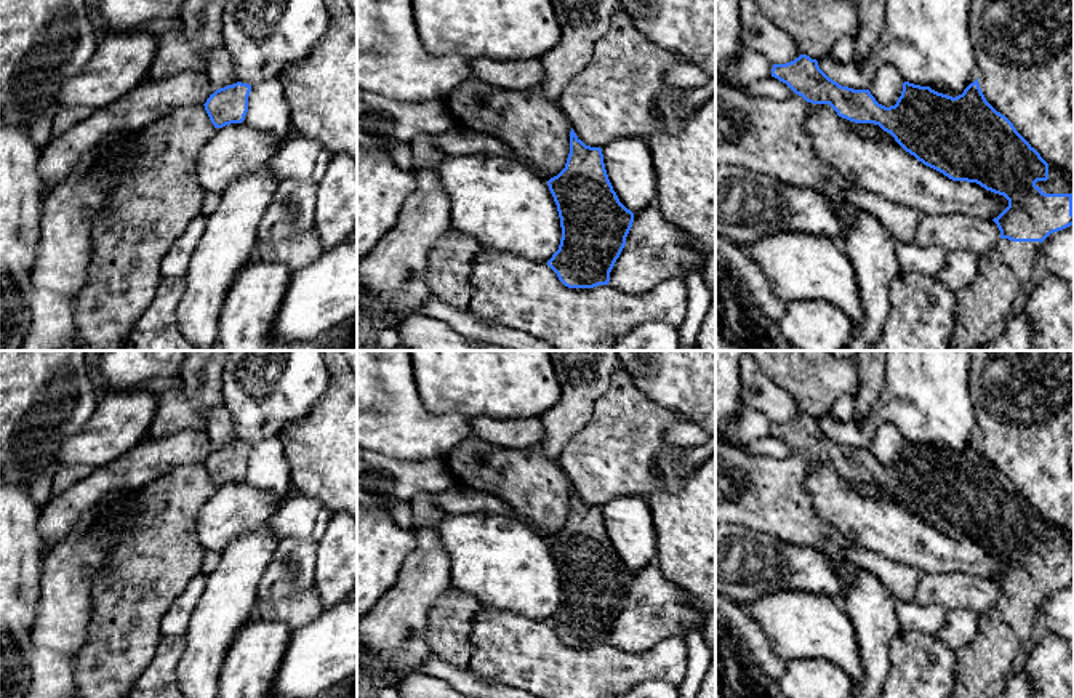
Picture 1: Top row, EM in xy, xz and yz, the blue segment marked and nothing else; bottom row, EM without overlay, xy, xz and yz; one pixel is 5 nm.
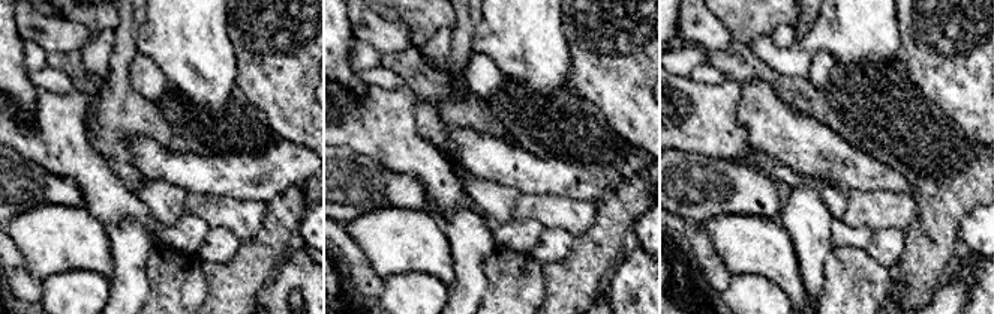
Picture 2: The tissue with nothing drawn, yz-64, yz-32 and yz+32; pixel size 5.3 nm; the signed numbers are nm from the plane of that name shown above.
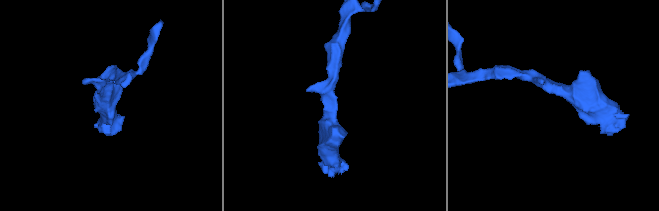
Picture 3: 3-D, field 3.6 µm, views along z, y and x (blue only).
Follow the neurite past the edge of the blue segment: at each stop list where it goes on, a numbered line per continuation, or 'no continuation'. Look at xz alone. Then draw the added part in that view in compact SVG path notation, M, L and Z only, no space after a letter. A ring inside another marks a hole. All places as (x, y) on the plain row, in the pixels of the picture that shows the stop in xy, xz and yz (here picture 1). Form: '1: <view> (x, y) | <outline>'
no continuation

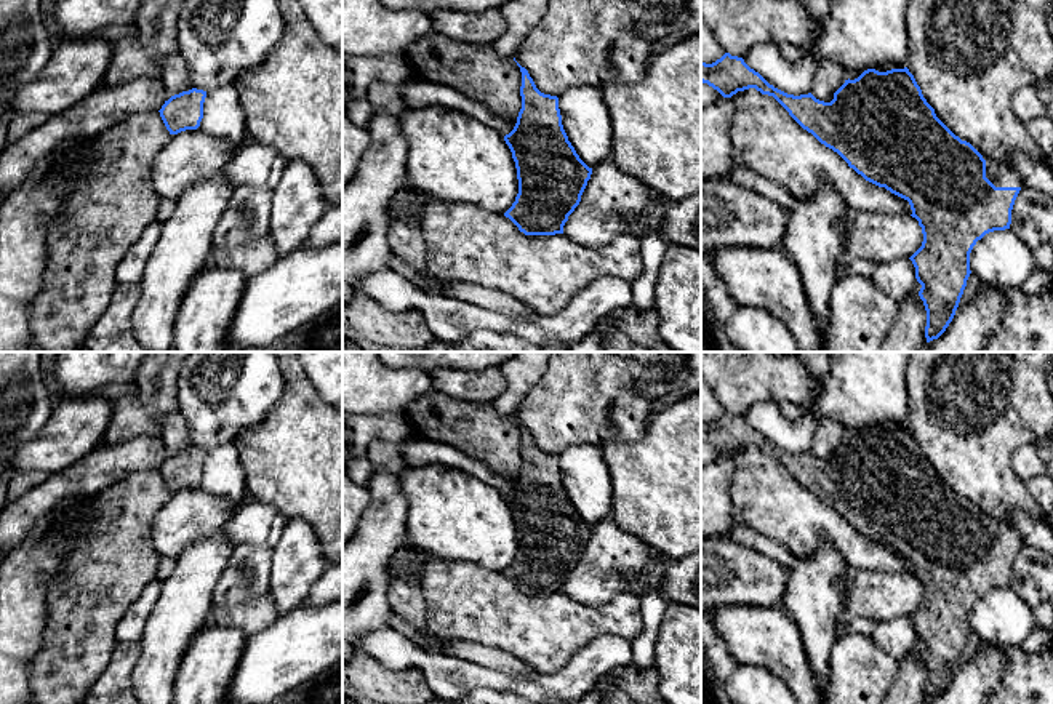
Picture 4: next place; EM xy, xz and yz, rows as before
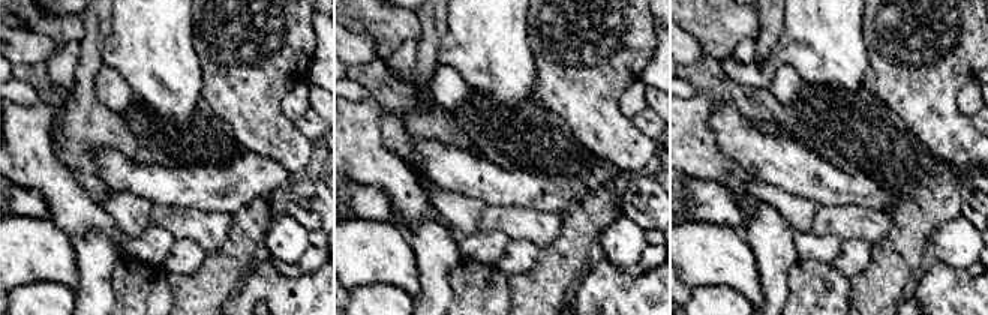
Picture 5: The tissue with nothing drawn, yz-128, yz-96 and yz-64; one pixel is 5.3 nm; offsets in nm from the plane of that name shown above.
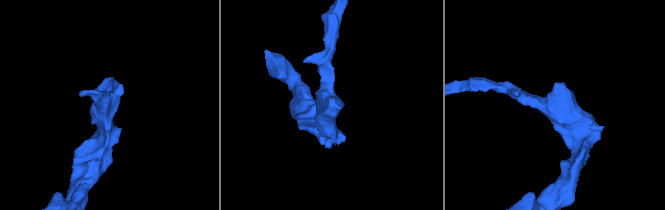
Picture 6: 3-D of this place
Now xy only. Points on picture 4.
no continuation

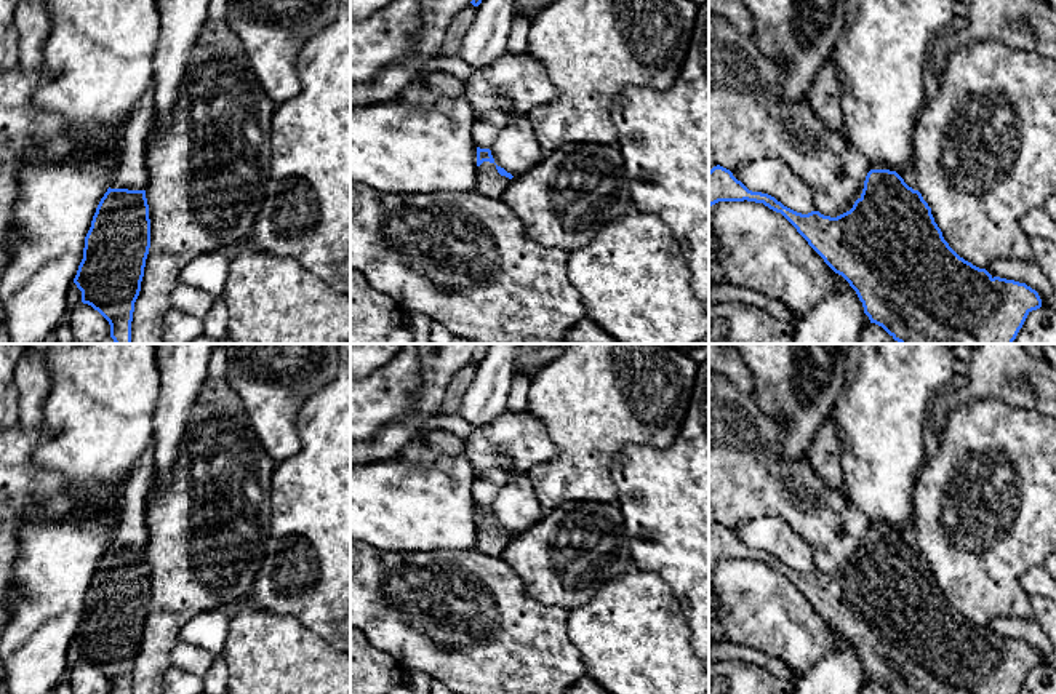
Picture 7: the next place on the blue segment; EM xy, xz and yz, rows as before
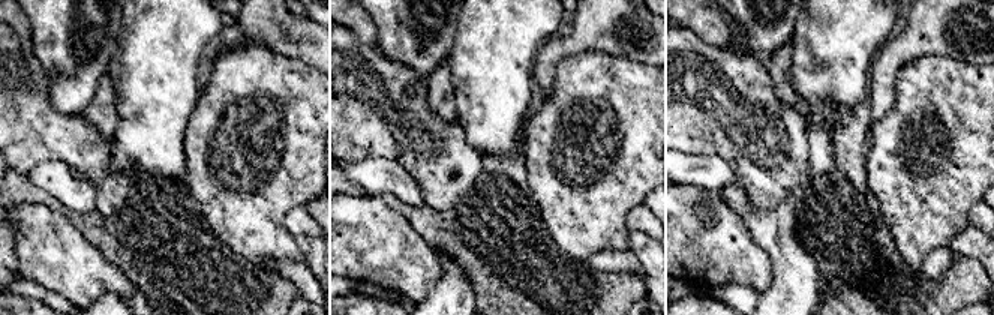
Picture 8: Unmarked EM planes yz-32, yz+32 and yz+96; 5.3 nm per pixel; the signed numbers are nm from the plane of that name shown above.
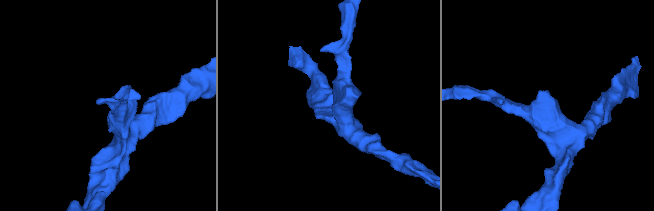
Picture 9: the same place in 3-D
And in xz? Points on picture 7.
1: xz (490, 541) | M483 520L477 528L475 550L486 553L490 556L502 556L510 537L501 534L494 521Z

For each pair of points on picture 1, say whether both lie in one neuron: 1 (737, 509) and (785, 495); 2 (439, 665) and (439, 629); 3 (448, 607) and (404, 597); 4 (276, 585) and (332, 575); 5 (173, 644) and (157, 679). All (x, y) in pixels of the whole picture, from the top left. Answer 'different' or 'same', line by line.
1: same
2: different
3: different
4: different
5: same

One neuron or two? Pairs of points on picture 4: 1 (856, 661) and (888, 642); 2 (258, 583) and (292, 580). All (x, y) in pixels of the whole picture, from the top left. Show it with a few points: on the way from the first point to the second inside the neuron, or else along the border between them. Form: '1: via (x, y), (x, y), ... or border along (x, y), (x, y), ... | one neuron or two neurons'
1: border along (868, 637), (898, 661) | two neurons
2: border along (272, 548), (269, 592) | two neurons

